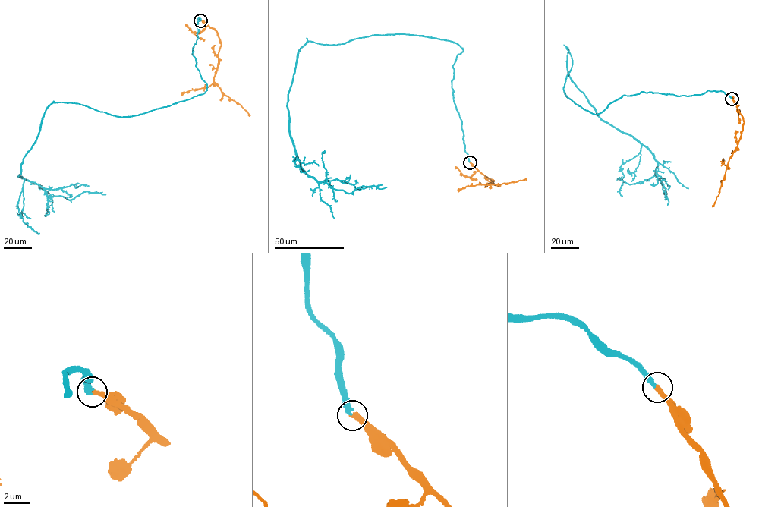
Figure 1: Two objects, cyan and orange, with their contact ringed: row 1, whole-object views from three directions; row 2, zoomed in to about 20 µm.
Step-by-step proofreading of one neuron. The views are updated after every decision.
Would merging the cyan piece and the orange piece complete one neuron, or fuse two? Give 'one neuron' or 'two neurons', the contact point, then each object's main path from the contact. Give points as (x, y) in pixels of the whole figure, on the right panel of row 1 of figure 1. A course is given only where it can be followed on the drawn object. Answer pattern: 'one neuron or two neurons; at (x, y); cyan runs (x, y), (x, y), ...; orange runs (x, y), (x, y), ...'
one neuron; at (732, 99); cyan runs (732, 99), (640, 92), (593, 113), (565, 95), (566, 48), (571, 81), (597, 114), (652, 154), (667, 205); orange runs (732, 99), (743, 118), (743, 125), (738, 146), (729, 159), (719, 193), (712, 206)

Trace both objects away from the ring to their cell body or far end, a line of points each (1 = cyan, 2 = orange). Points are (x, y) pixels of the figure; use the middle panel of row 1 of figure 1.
1: (470, 162), (451, 86), (458, 44), (398, 33), (307, 41), (288, 93), (300, 165), (346, 192), (386, 187)
2: (470, 162), (494, 181), (489, 185), (499, 185), (526, 178)

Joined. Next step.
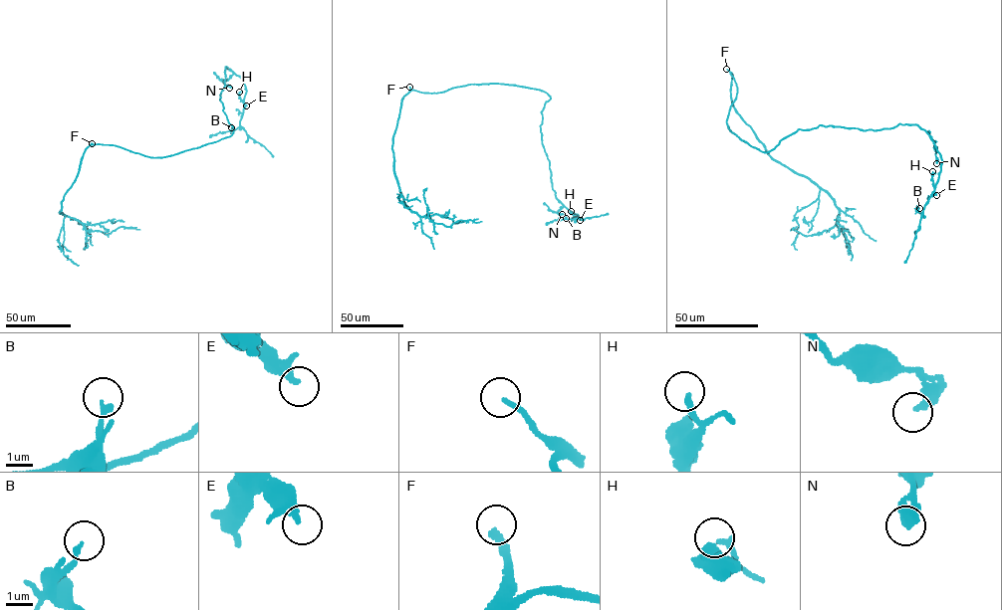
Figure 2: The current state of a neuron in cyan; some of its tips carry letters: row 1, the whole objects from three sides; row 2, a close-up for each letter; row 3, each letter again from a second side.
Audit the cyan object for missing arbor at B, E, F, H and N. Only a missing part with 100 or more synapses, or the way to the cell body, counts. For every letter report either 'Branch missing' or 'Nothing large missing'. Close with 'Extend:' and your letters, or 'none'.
B: Nothing large missing
E: Nothing large missing
F: Branch missing
H: Nothing large missing
N: Nothing large missing
Extend: F

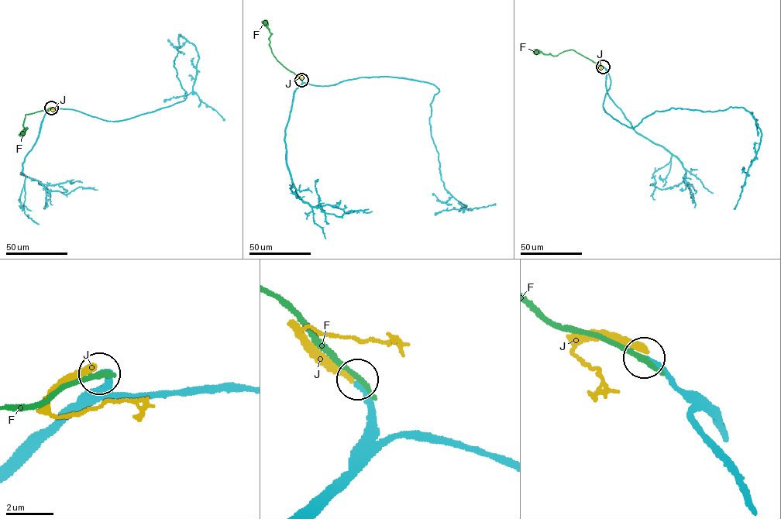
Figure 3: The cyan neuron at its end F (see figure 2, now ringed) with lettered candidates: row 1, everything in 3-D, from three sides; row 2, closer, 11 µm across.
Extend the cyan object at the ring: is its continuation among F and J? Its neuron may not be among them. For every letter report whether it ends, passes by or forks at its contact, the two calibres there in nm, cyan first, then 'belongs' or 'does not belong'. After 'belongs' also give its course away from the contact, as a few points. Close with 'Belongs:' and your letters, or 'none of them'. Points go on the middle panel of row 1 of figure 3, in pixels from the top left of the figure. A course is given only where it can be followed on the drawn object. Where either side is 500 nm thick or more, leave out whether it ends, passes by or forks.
F: it ends; calibres 280 and 240 nm; does not belong
J: it ends; calibres 240 and 280 nm; does not belong
Belongs: none of them

